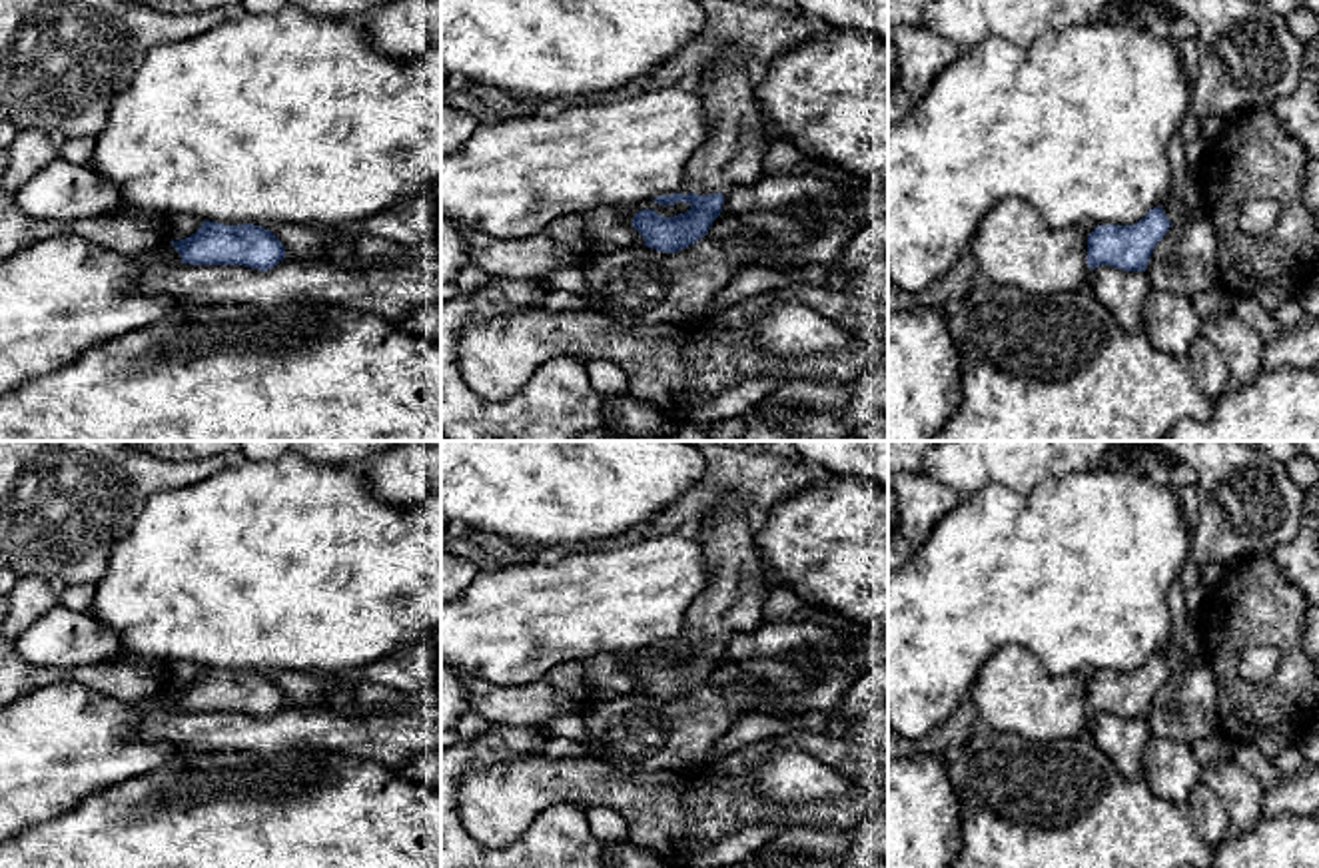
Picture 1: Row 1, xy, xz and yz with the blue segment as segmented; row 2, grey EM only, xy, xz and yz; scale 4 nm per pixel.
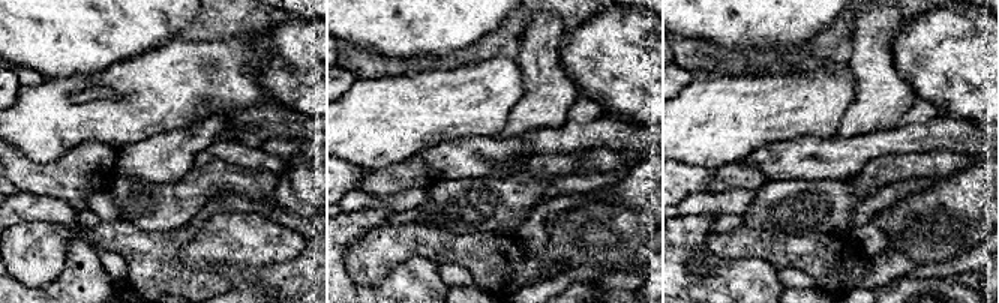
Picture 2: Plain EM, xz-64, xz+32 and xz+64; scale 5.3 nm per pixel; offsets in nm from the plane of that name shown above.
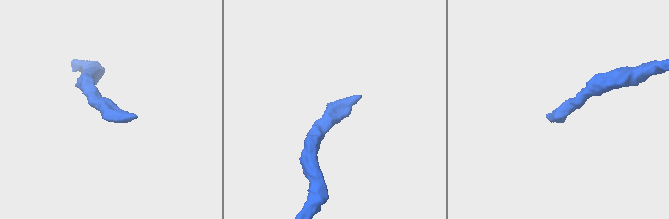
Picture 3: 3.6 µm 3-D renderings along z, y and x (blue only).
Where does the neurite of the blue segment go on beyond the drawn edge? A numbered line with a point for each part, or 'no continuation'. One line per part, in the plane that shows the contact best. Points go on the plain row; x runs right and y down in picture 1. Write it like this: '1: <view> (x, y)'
1: xz (739, 585)

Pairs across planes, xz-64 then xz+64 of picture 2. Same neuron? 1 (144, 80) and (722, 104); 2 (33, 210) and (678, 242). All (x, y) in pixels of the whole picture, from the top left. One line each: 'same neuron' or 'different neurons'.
1: same neuron
2: same neuron

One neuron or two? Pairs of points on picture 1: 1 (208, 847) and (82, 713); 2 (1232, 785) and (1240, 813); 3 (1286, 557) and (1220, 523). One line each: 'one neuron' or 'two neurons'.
1: two neurons
2: one neuron
3: two neurons

